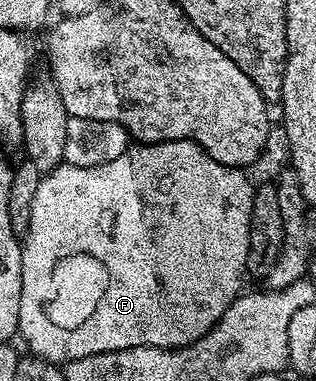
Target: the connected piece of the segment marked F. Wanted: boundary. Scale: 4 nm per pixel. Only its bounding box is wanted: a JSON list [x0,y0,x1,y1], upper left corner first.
[18,139,255,365]

